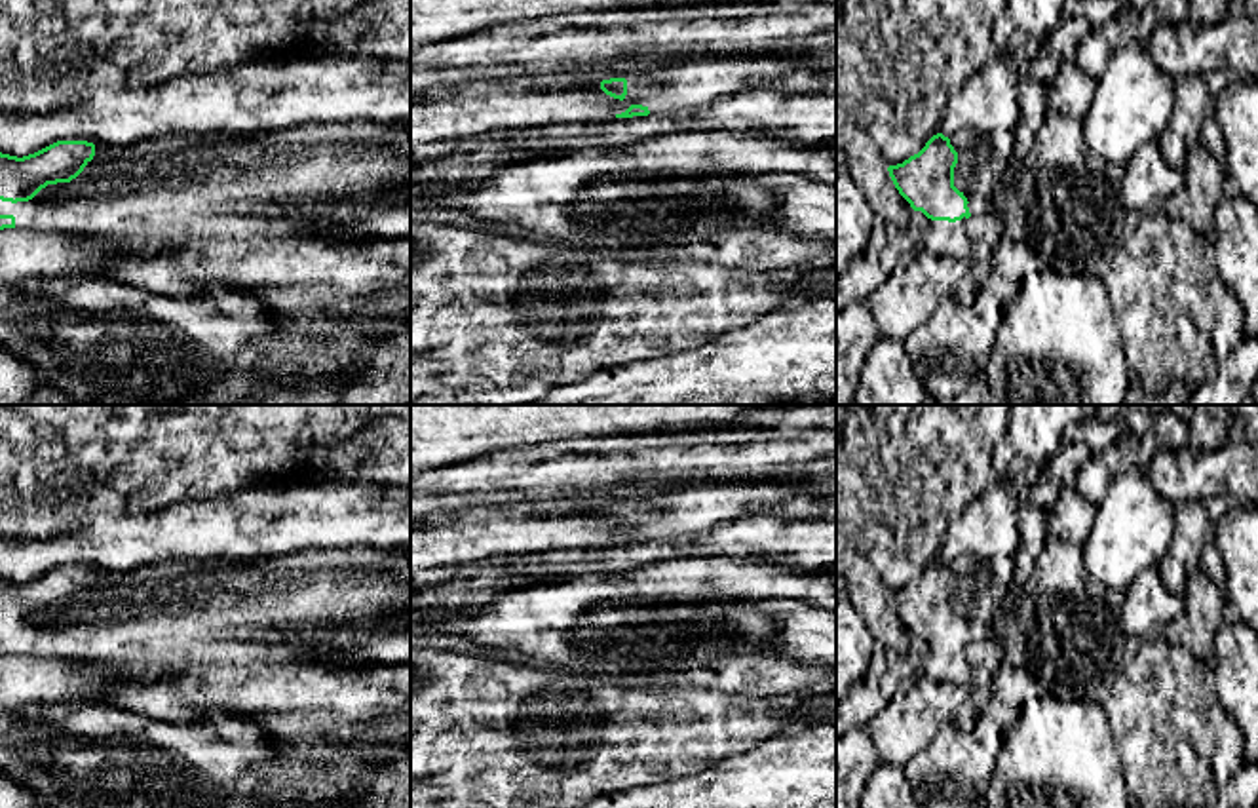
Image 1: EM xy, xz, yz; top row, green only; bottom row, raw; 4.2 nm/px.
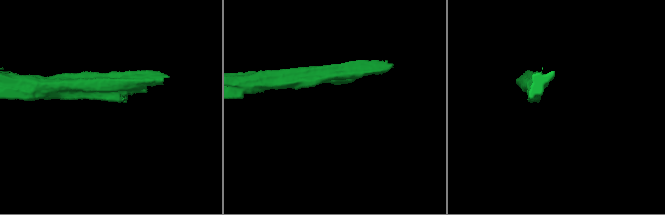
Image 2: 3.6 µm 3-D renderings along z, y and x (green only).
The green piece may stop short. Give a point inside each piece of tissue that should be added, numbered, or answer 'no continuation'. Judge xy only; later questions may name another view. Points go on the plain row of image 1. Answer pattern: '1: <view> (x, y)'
1: xy (325, 594)

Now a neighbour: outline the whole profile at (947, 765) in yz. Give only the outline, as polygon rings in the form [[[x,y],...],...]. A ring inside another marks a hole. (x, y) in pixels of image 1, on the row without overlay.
[[[984,717],[971,732],[962,732],[954,721],[948,721],[931,743],[903,766],[905,778],[922,808],[971,808],[984,798],[1000,749],[1001,732]]]

